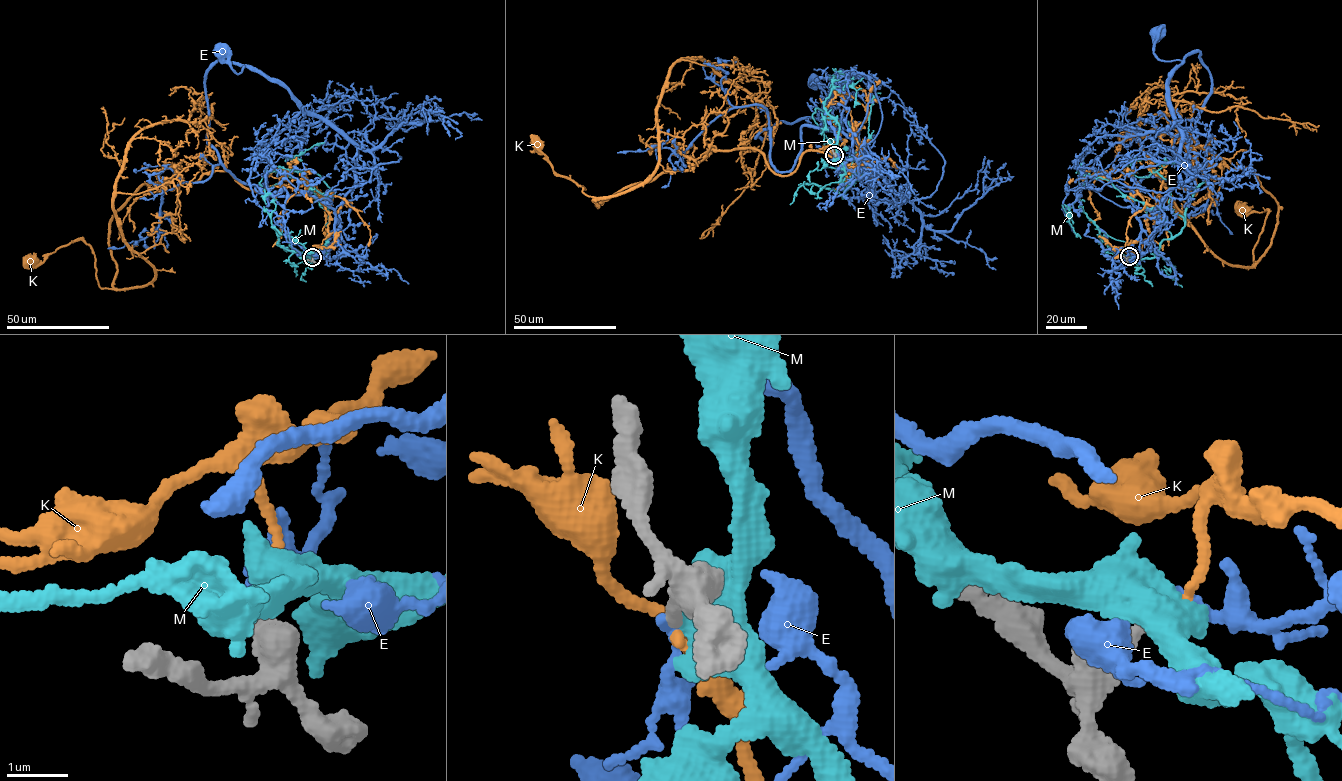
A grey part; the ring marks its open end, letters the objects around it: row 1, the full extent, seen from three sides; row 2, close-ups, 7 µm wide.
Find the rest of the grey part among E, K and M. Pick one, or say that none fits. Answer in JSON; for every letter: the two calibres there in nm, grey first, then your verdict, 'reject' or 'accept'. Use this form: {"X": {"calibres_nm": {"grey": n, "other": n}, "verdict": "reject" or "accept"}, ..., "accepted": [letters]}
{"E": {"calibres_nm": {"grey": 300, "other": 150}, "verdict": "reject"}, "K": {"calibres_nm": {"grey": 240, "other": 130}, "verdict": "accept"}, "M": {"calibres_nm": {"grey": 320, "other": 440}, "verdict": "reject"}, "accepted": ["K"]}

